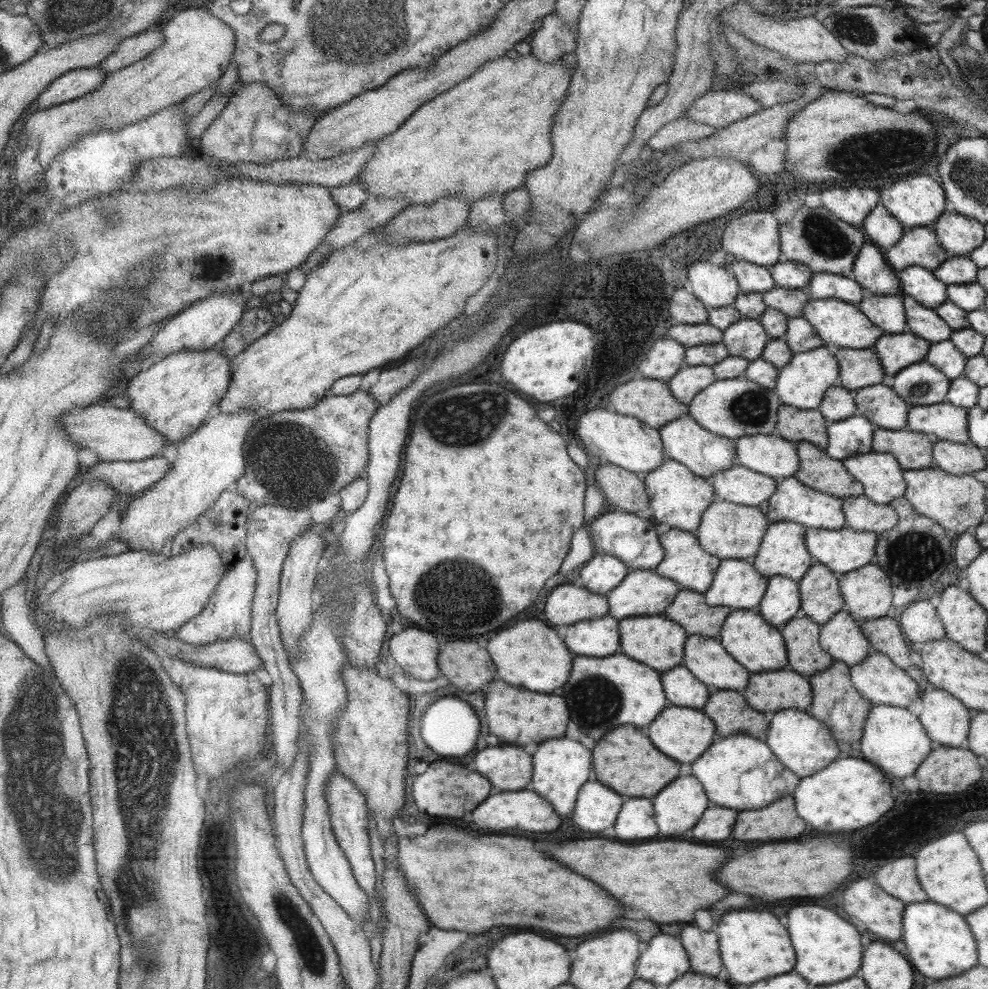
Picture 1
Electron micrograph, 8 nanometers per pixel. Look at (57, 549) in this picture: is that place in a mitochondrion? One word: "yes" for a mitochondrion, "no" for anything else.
no

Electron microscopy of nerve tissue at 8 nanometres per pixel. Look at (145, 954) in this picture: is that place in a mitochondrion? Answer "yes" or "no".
yes

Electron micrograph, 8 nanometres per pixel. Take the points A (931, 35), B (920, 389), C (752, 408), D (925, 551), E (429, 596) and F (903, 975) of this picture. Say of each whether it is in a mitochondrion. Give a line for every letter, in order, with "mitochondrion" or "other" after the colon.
A: other
B: mitochondrion
C: mitochondrion
D: mitochondrion
E: mitochondrion
F: other

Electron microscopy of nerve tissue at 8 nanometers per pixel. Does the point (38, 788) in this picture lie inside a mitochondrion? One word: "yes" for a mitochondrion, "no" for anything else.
yes

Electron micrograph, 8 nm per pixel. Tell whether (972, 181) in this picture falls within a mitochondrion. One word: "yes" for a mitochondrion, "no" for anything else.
yes

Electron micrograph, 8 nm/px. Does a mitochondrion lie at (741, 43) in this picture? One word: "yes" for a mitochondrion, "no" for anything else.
no

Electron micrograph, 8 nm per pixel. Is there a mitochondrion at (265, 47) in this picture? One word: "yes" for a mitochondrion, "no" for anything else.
no

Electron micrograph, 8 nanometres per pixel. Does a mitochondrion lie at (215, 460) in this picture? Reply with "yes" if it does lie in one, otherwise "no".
no

